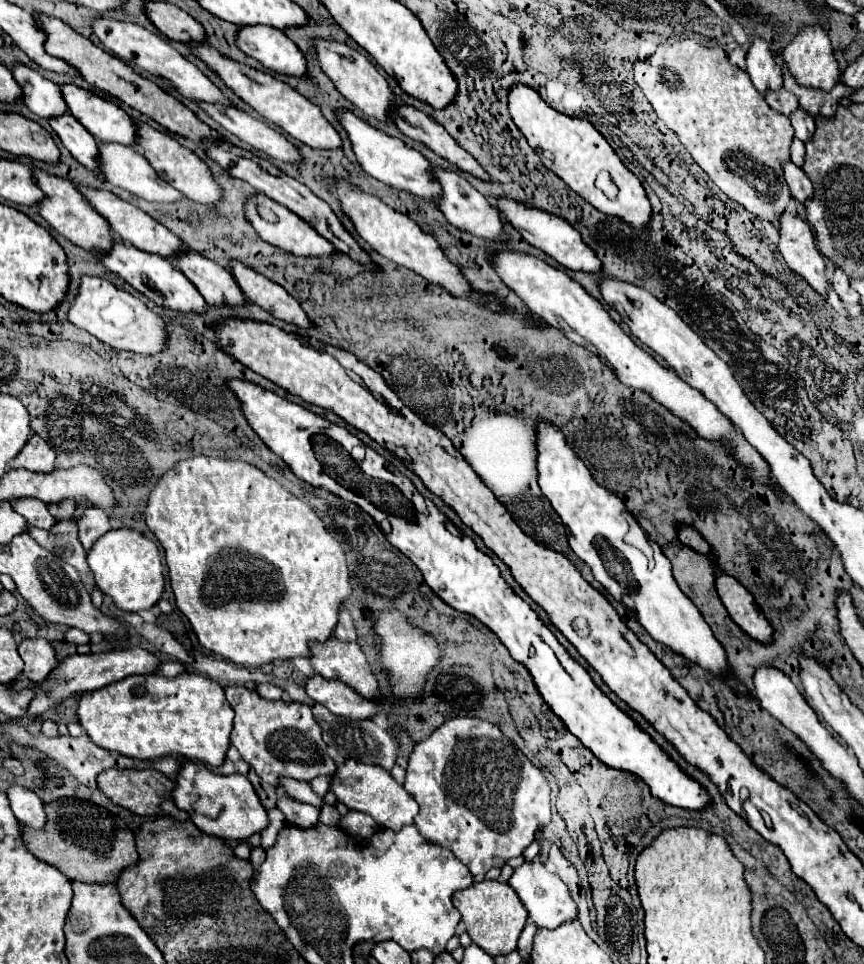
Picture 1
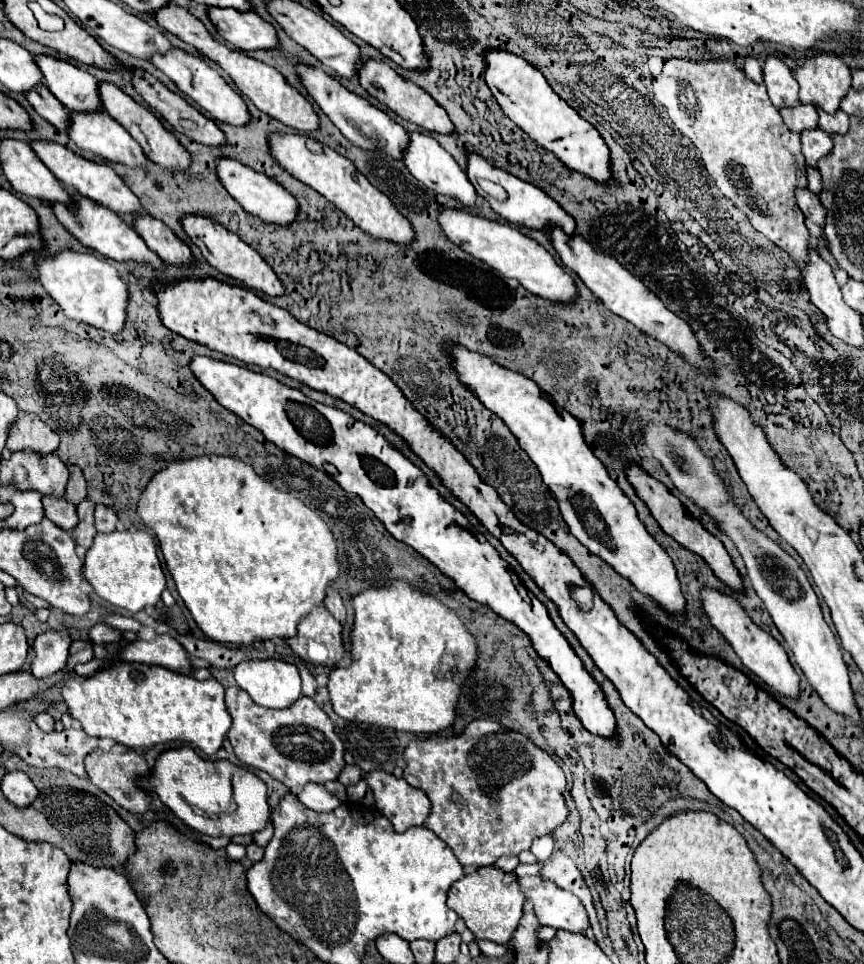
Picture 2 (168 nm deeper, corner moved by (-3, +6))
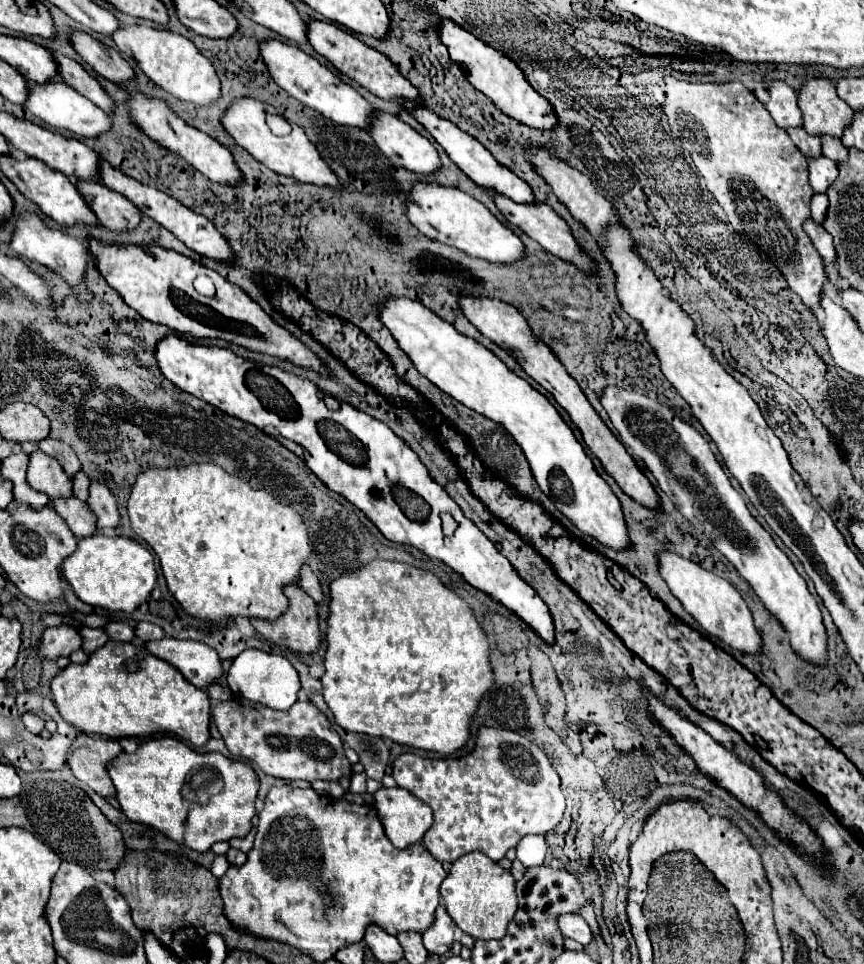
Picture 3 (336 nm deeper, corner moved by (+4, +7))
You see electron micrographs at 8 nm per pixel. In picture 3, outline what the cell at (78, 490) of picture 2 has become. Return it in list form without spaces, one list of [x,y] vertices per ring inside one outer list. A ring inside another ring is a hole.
[[[47,437],[47,439],[43,439],[43,441],[39,443],[39,449],[41,449],[43,453],[47,453],[49,457],[55,457],[55,459],[61,463],[63,471],[65,471],[71,479],[81,471],[81,463],[79,463],[75,451],[73,451],[67,443],[61,443],[61,441],[55,441],[55,439]]]

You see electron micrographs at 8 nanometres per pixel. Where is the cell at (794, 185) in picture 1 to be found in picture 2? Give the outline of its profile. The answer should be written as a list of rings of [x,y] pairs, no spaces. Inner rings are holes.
[[[808,188],[804,190],[796,190],[796,198],[798,198],[798,206],[804,212],[804,216],[808,220],[812,220],[814,224],[818,224],[820,228],[824,228],[824,220],[826,220],[826,212],[818,200],[816,194],[812,194]]]

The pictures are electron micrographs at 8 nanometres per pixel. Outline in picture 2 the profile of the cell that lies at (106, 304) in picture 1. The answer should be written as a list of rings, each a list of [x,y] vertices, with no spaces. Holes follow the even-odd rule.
[[[66,248],[54,256],[38,254],[36,266],[38,266],[40,282],[44,284],[46,292],[62,306],[68,318],[86,322],[110,334],[122,332],[126,322],[124,310],[128,300],[128,288],[118,276],[116,268],[110,266],[104,258],[98,258],[90,252],[74,252]]]

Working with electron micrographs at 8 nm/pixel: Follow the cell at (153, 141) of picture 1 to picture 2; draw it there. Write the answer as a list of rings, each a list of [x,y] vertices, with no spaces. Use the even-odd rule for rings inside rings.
[[[100,82],[100,100],[104,100],[104,112],[108,112],[114,120],[118,120],[130,134],[132,138],[142,146],[144,154],[164,166],[164,168],[172,168],[172,170],[180,170],[180,168],[188,168],[188,152],[180,146],[180,142],[160,124],[160,120],[146,110],[144,106],[140,106],[138,102],[134,102],[128,94],[124,94],[116,84],[110,82]]]

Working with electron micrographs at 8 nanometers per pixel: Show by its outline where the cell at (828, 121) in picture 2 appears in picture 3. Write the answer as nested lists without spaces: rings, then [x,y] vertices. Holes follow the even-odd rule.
[[[821,135],[821,143],[823,143],[823,155],[825,155],[825,157],[833,159],[835,163],[847,159],[847,147],[843,145],[841,139],[837,139],[837,137],[827,139],[827,135],[825,135],[825,137]]]

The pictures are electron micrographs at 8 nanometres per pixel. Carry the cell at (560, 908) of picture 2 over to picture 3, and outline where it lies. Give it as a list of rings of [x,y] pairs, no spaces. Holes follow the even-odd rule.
[[[579,913],[557,915],[557,927],[563,933],[563,937],[575,939],[581,945],[587,945],[593,939],[593,933],[591,933],[589,925],[583,921],[583,917]]]

